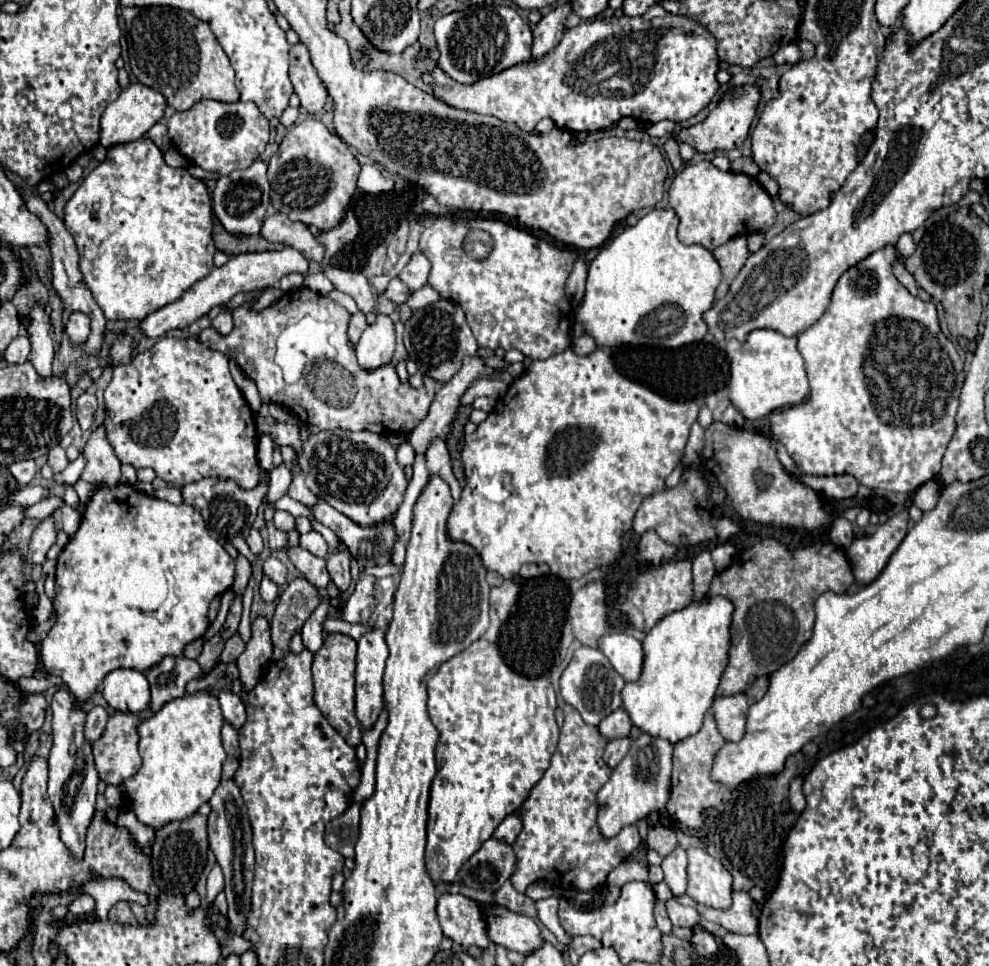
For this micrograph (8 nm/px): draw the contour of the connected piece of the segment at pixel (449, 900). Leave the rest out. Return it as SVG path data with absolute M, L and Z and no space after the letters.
M441 894L437 900L437 918L443 934L453 942L465 948L489 946L483 908L477 900L463 894Z

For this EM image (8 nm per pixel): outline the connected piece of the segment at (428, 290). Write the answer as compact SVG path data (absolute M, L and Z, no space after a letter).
M425 284L421 290L417 290L409 300L407 300L407 304L411 306L411 310L419 310L419 308L423 308L423 306L427 306L427 304L433 304L433 302L437 302L441 296L437 294L437 290L433 290L429 284Z

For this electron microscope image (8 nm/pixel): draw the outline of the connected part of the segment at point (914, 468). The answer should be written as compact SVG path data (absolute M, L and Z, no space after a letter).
M887 246L879 252L873 252L871 256L861 260L859 264L851 266L839 278L837 286L833 288L833 296L831 296L831 302L825 310L825 314L813 326L809 326L809 330L805 330L799 336L799 352L805 360L805 370L807 370L809 388L811 388L809 400L801 406L789 406L789 408L783 408L783 410L773 410L767 418L769 418L769 424L771 424L771 432L787 448L789 456L793 458L793 462L799 468L801 474L813 474L813 476L853 474L859 484L863 484L871 490L883 488L883 490L907 494L907 492L917 490L921 484L933 480L941 470L941 460L943 460L945 448L951 442L951 438L955 434L955 426L957 426L955 424L955 414L957 414L957 406L959 406L959 394L961 394L961 386L963 386L963 380L965 380L965 372L963 372L963 362L959 358L957 348L953 346L953 342L939 328L939 318L937 318L935 304L933 302L923 302L921 298L909 294L909 290L893 276L891 264L897 260L895 250L897 250L895 246Z

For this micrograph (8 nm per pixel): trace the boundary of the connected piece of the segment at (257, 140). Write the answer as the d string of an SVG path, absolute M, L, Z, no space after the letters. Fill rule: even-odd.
M201 100L185 112L175 112L169 118L167 128L173 144L183 156L217 176L247 168L265 150L269 140L269 120L261 114L255 102L241 100L229 104L217 100ZM237 116L243 116L243 122L239 122Z

